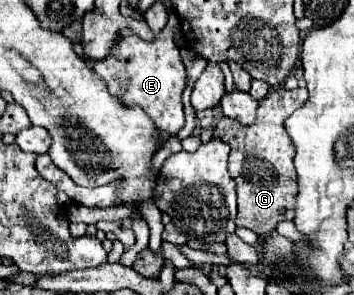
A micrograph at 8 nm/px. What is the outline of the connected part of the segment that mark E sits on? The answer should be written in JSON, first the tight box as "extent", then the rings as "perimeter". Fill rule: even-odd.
{"extent":[93,16,187,134],"perimeter":[[[169,16],[167,26],[151,42],[141,40],[133,34],[119,36],[119,42],[113,44],[111,52],[103,60],[93,64],[93,72],[97,72],[107,82],[113,96],[117,96],[125,106],[145,108],[145,114],[153,120],[153,124],[167,134],[177,134],[185,124],[181,94],[185,90],[187,78],[179,48],[173,42],[177,28],[177,16]]]}

